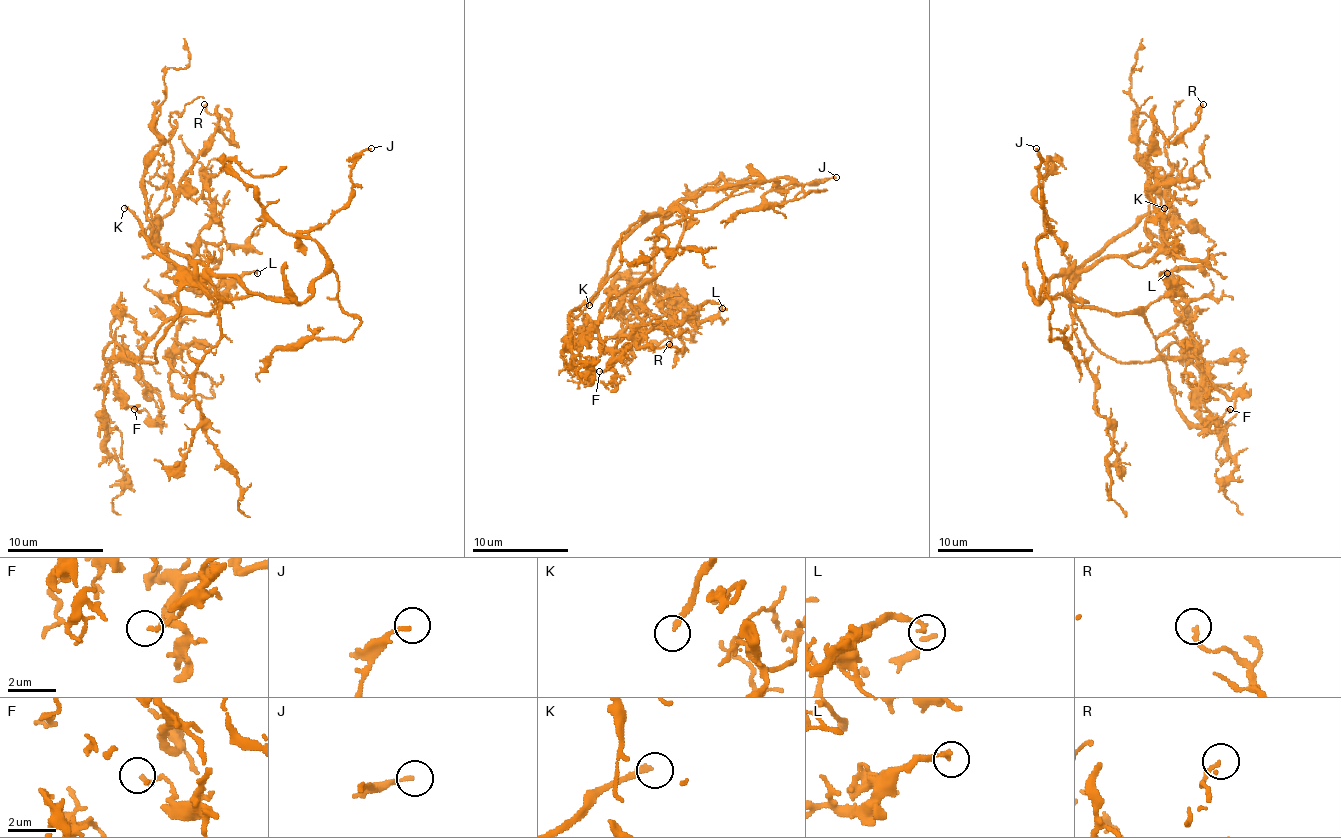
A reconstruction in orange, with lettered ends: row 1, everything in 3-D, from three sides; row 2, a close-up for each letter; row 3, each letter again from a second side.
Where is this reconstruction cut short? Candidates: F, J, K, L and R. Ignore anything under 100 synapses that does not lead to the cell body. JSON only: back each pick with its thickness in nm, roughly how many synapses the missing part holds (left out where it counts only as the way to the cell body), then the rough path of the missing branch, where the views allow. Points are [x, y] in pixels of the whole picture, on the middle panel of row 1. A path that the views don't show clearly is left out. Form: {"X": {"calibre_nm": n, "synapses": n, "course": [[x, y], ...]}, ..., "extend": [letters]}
{"K": {"calibre_nm": 170, "course": [[589, 305], [563, 373], [556, 358], [599, 296], [594, 271], [539, 269], [512, 247], [488, 247], [469, 264]]}, "extend": ["K"]}

